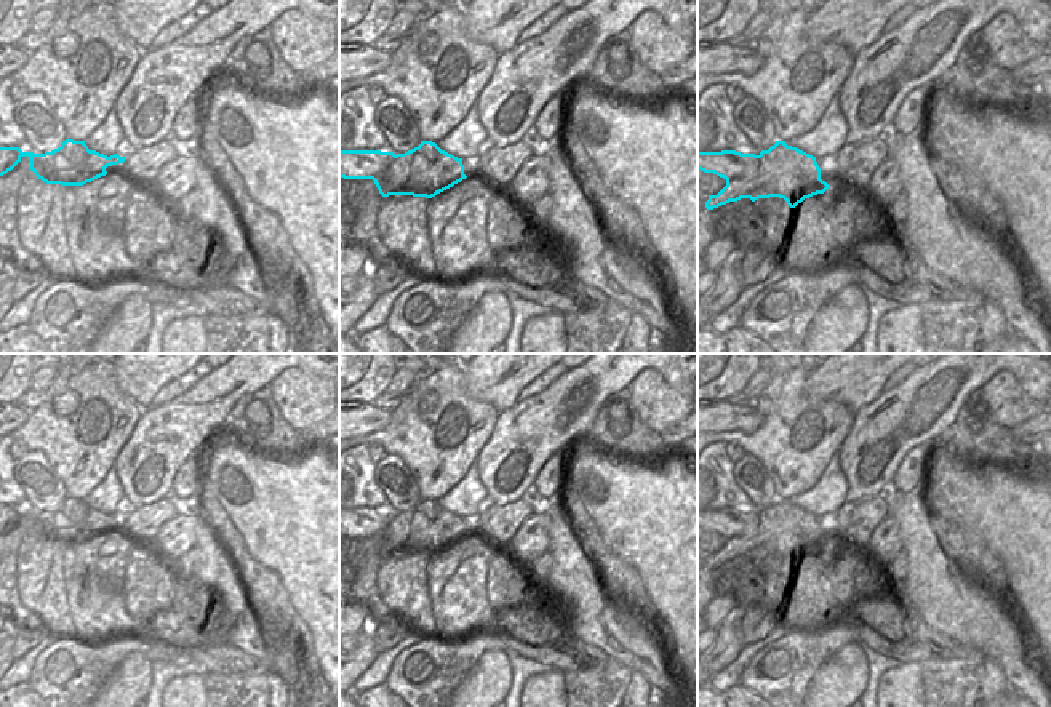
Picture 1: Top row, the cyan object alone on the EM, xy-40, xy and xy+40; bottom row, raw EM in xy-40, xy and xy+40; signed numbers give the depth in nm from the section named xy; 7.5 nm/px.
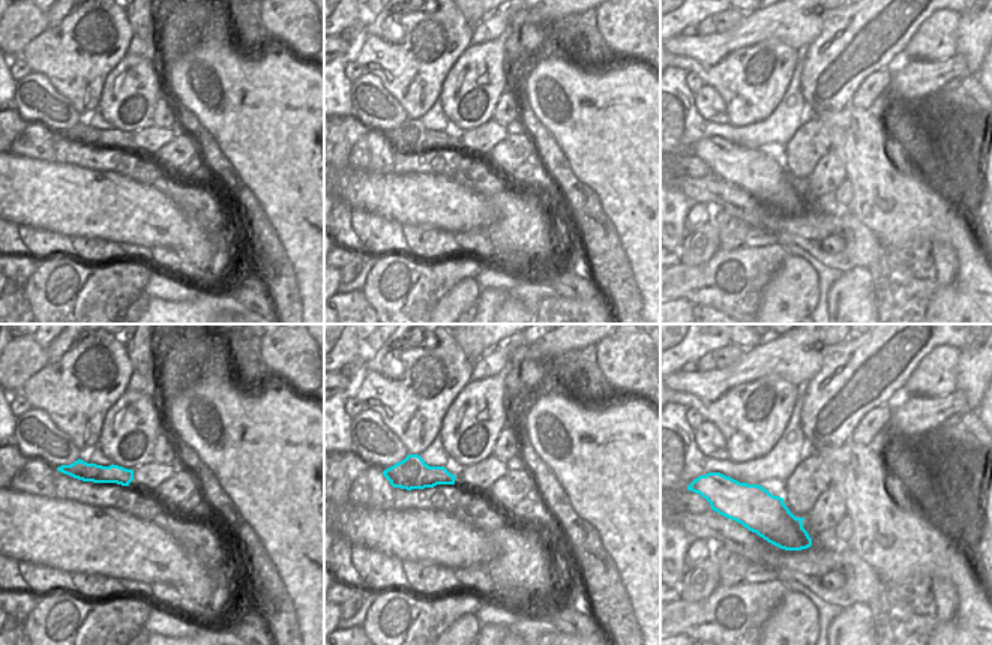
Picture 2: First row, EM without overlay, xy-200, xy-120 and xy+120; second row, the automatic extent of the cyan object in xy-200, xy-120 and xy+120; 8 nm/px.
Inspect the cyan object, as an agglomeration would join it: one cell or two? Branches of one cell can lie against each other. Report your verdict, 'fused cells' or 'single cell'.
fused cells

